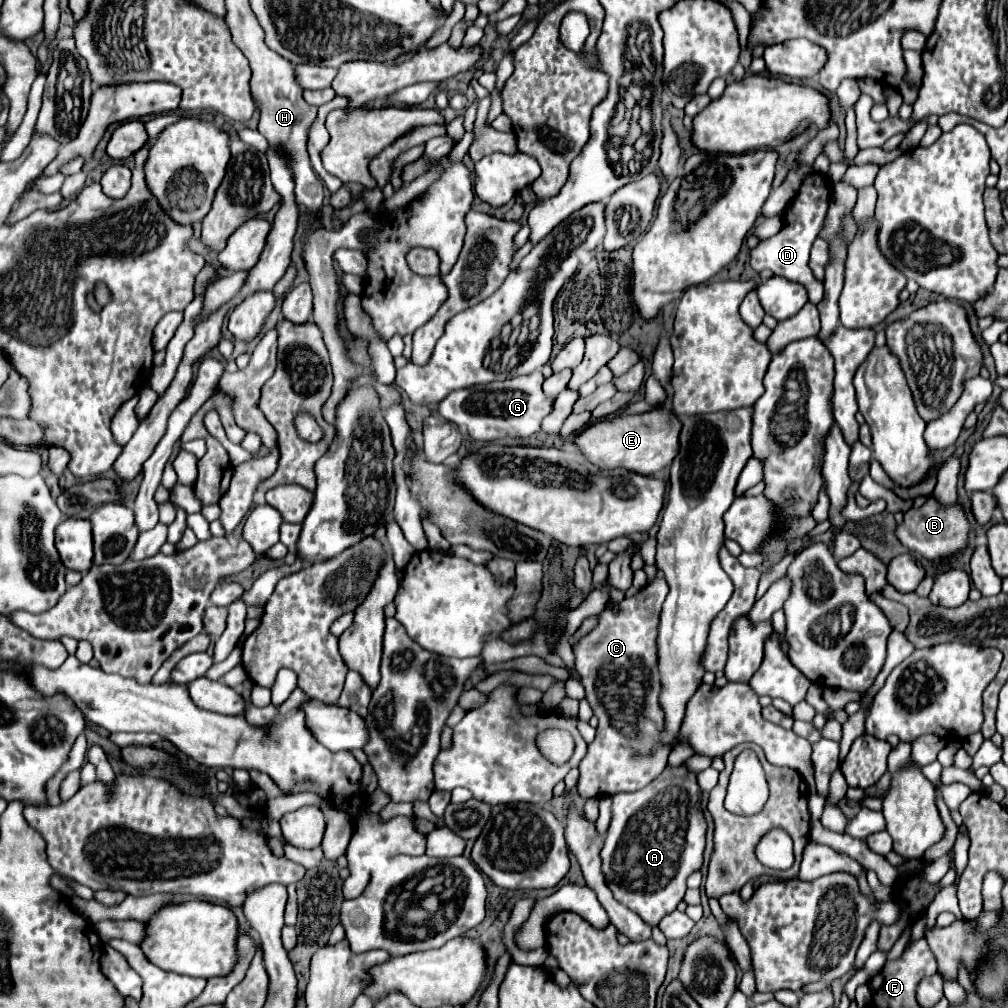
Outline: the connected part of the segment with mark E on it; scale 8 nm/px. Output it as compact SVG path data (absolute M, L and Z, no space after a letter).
M668 406L654 408L644 414L618 414L608 416L586 428L580 436L574 438L574 444L582 454L596 464L598 468L628 468L630 472L640 472L652 476L668 468L680 450L680 420Z

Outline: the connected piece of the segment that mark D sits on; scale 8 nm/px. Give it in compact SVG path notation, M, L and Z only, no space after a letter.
M820 172L808 174L804 178L796 198L784 210L784 216L782 216L784 226L782 226L782 230L776 236L772 236L772 238L762 240L750 252L750 264L752 264L752 268L756 272L762 272L762 270L768 268L776 276L784 276L784 278L788 278L792 282L800 282L802 286L806 286L812 304L818 304L822 300L824 288L814 278L810 266L808 266L808 254L810 254L810 248L812 248L814 240L818 238L818 234L824 228L824 220L826 220L826 214L828 214L828 208L830 208L830 200L832 200L832 182Z

